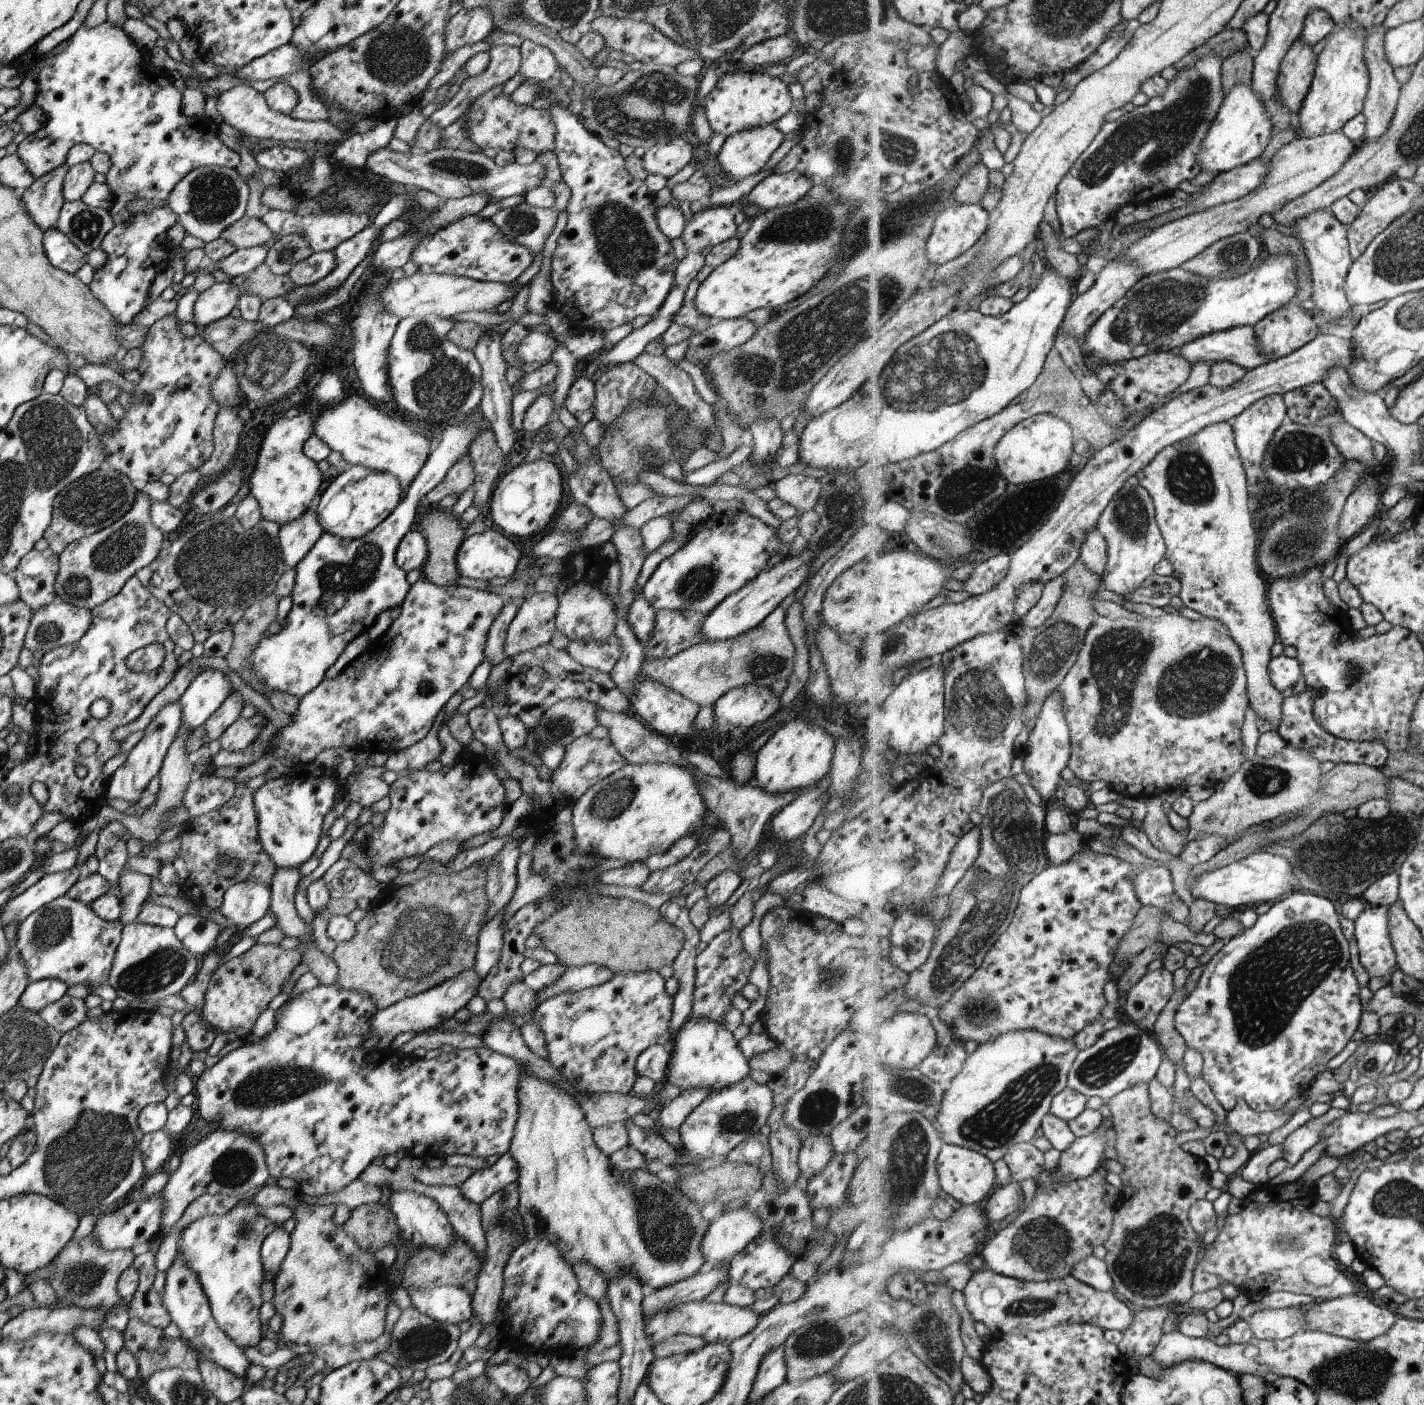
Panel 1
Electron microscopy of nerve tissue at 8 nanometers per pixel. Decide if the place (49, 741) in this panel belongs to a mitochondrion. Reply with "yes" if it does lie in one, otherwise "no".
no

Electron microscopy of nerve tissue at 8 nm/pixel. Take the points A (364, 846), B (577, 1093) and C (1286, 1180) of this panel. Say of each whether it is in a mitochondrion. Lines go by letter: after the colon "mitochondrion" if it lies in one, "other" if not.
A: other
B: other
C: other

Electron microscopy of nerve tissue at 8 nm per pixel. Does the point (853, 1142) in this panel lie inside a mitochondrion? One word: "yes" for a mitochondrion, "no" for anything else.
no

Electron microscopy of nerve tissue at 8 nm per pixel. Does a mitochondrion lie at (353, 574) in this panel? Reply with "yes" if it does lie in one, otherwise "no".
yes

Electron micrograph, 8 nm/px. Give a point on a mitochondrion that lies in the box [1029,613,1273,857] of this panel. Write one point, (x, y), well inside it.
(1118, 656)

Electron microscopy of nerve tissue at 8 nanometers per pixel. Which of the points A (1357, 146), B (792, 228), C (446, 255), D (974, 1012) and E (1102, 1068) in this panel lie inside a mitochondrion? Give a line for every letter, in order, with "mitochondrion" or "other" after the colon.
A: other
B: mitochondrion
C: other
D: mitochondrion
E: mitochondrion

